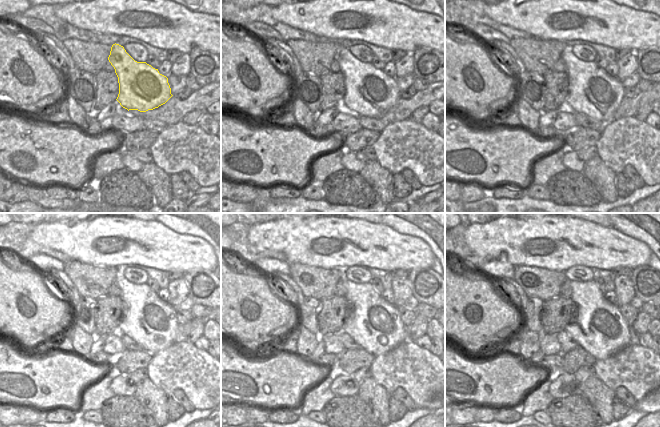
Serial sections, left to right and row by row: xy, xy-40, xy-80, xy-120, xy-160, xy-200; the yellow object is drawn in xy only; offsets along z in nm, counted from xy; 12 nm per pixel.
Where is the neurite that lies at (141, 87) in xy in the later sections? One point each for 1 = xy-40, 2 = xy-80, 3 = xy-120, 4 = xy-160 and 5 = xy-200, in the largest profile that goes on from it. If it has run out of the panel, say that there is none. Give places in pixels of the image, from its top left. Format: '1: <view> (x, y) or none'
1: xy-40 (370, 92)
2: xy-80 (592, 91)
3: xy-120 (152, 323)
4: xy-160 (372, 322)
5: xy-200 (600, 329)

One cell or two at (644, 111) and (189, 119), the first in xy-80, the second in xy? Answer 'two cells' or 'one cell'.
one cell

